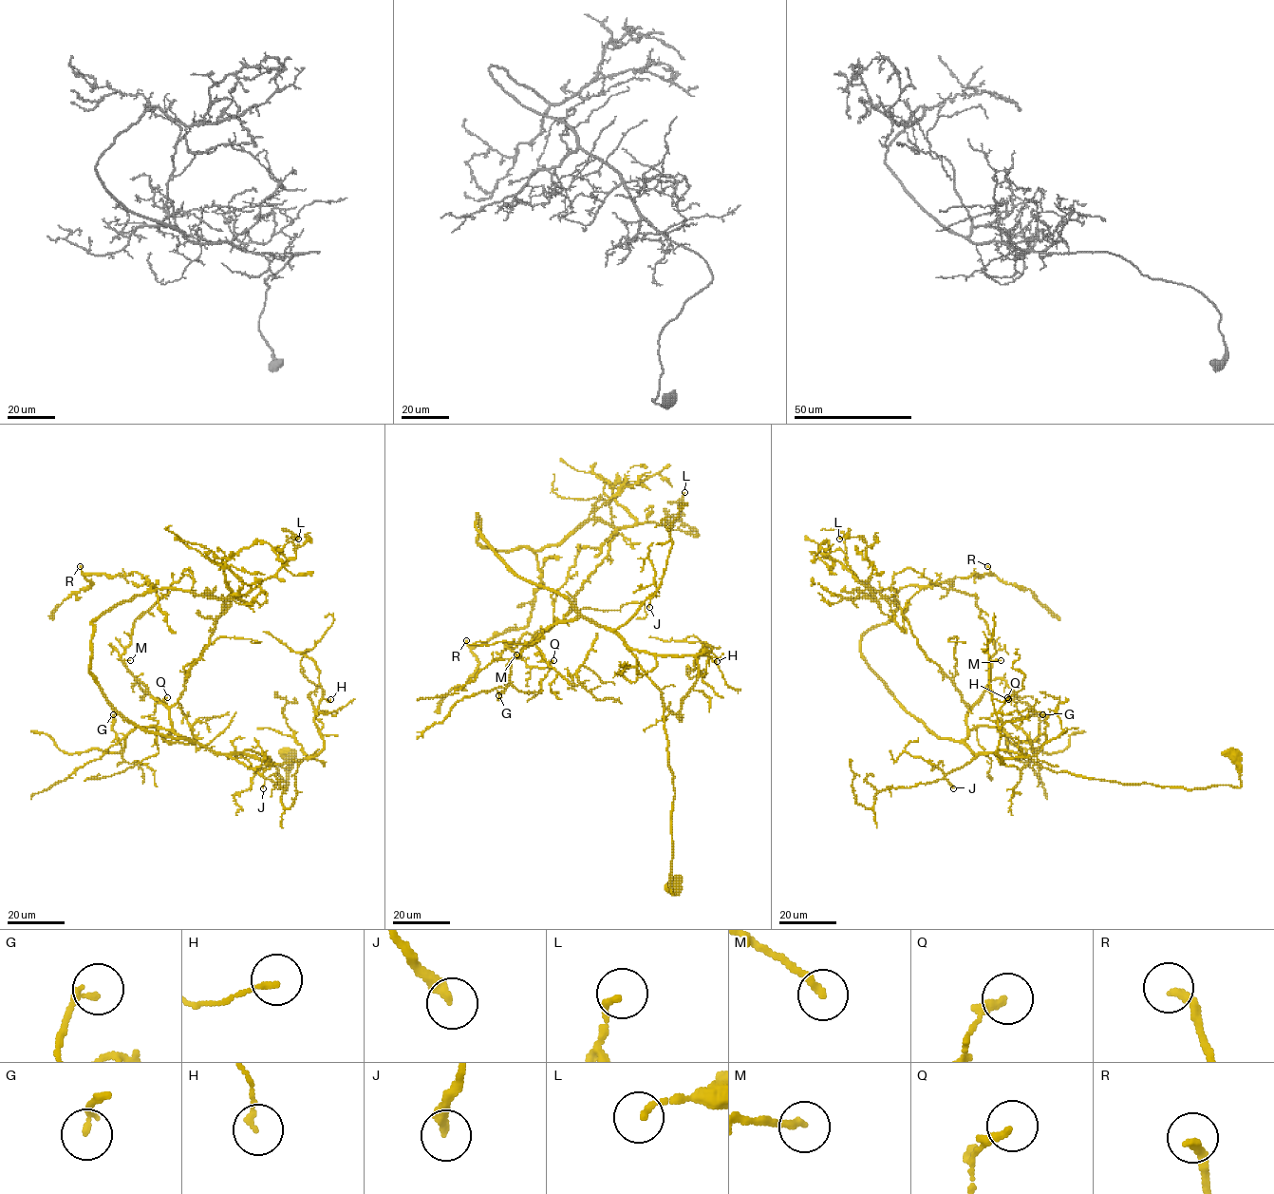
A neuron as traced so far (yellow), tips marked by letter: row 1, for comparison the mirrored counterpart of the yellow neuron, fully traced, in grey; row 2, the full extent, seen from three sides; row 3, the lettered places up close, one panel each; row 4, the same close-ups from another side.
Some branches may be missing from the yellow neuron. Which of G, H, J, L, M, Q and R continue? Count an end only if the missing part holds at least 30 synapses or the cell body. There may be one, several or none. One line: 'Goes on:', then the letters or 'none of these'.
Goes on: R

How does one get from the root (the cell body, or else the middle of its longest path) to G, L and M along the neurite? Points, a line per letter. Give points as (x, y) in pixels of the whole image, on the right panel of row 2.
G: (1232, 756), (1239, 787), (1187, 788), (1053, 771), (964, 742), (997, 727), (1030, 748), (1042, 714)
L: (1232, 756), (1239, 787), (1187, 788), (939, 737), (861, 654), (897, 591), (869, 597), (866, 540), (839, 539)
M: (1232, 756), (1239, 787), (1187, 788), (974, 753), (967, 712), (1001, 660)

